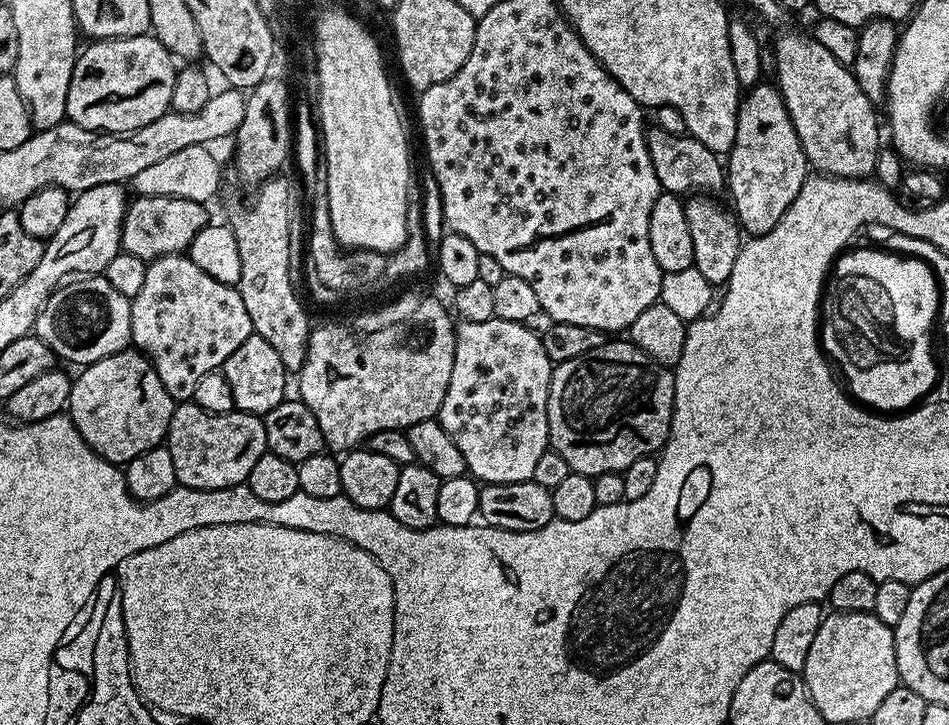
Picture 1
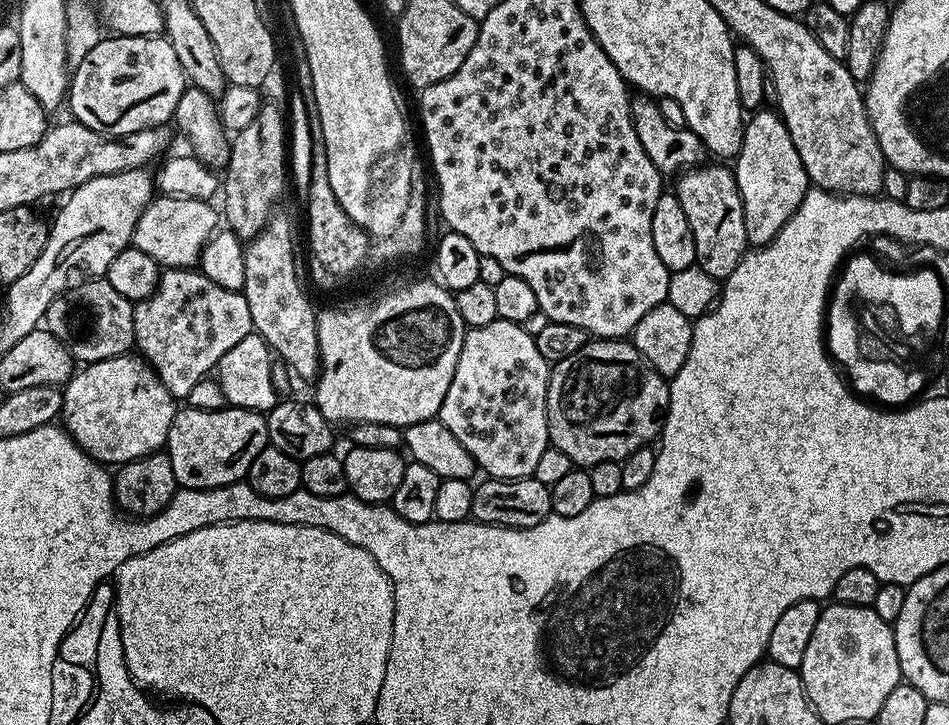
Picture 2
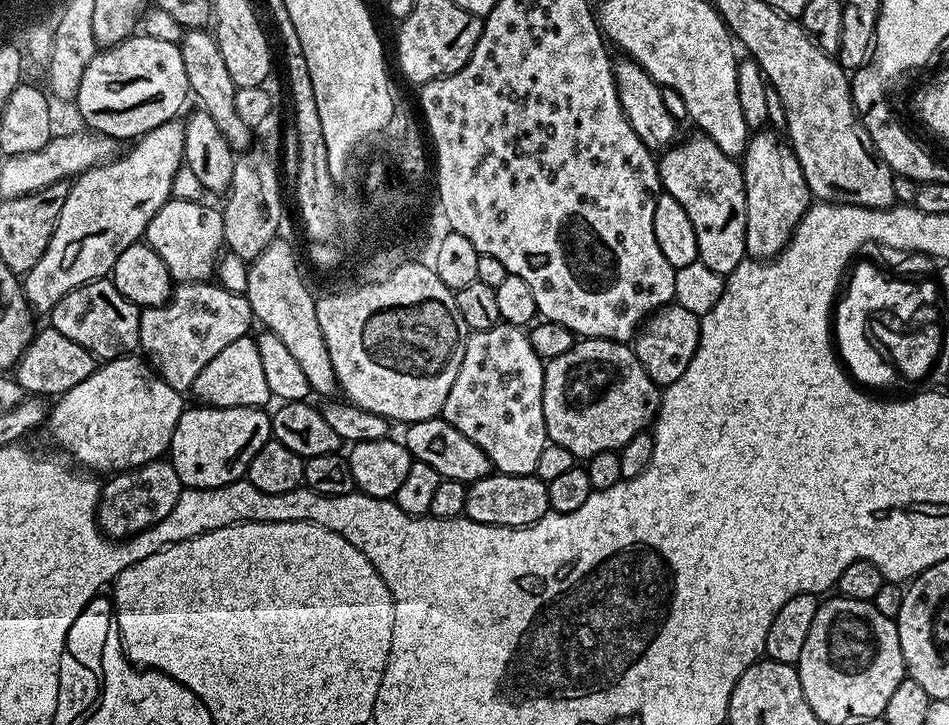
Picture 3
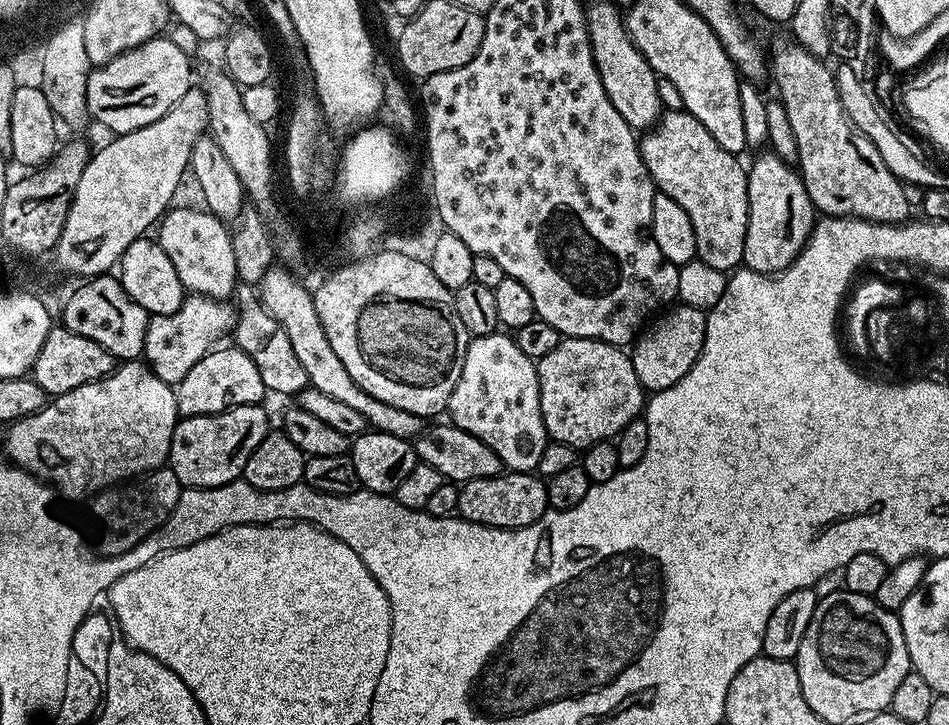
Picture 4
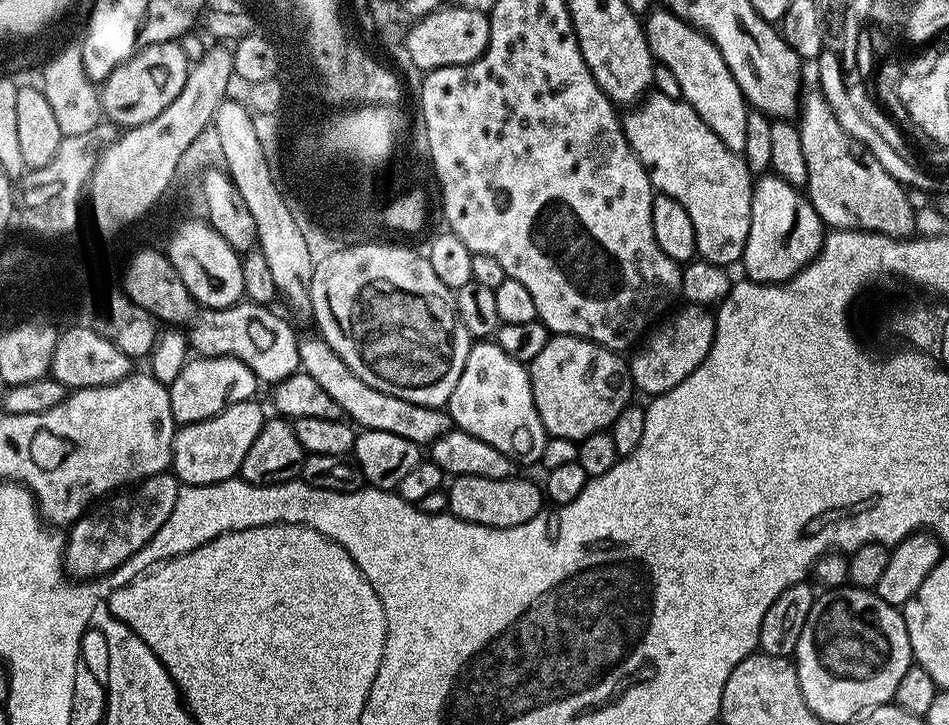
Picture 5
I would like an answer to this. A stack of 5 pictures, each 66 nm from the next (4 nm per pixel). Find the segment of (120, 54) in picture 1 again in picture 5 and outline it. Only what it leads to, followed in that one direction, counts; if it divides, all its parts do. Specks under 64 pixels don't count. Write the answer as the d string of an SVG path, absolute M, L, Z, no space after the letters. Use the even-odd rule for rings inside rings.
M179 43L149 44L147 48L140 49L99 85L98 99L103 115L117 126L135 126L158 118L158 114L162 114L162 110L166 110L166 106L178 98L188 77L189 67L190 61Z

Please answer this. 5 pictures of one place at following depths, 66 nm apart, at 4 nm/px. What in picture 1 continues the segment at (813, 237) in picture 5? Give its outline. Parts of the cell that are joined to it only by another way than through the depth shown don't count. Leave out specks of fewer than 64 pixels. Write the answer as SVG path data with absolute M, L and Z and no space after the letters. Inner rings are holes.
M761 82L747 89L736 113L736 141L726 156L726 192L732 195L741 229L749 237L774 230L809 175L808 159L779 88L775 83Z

